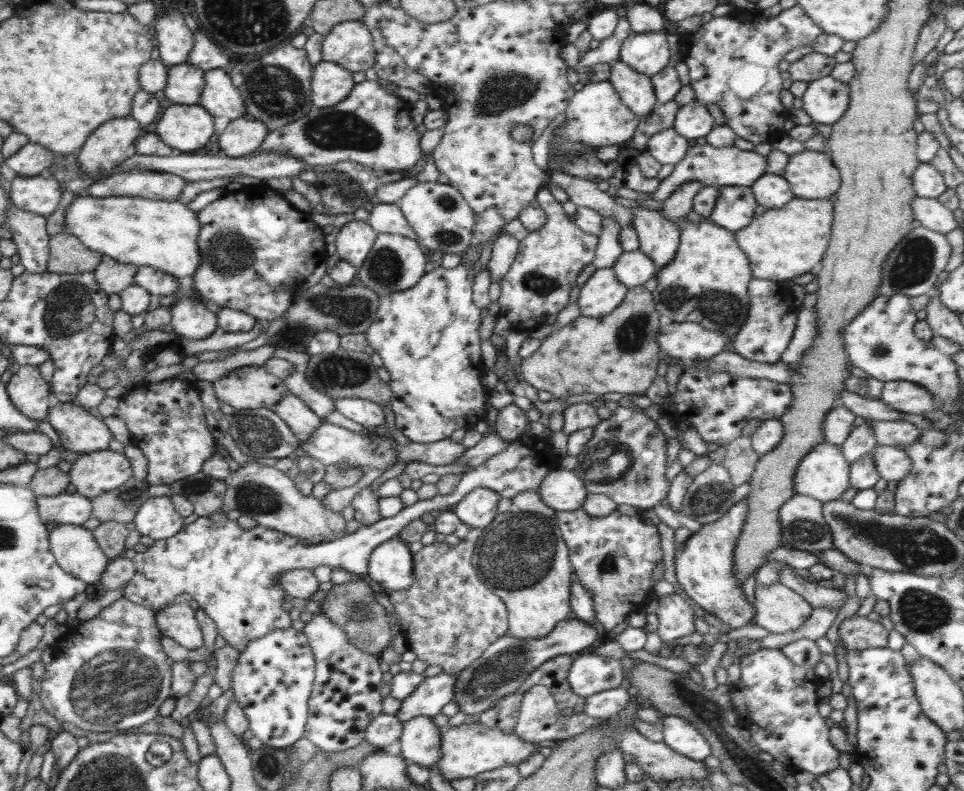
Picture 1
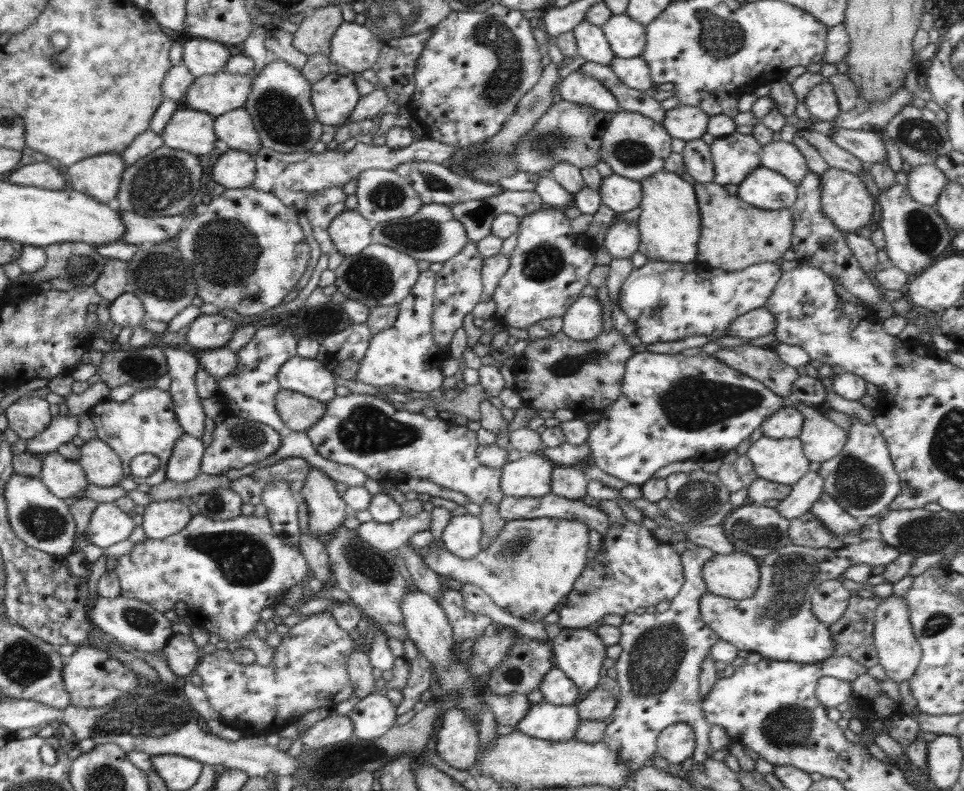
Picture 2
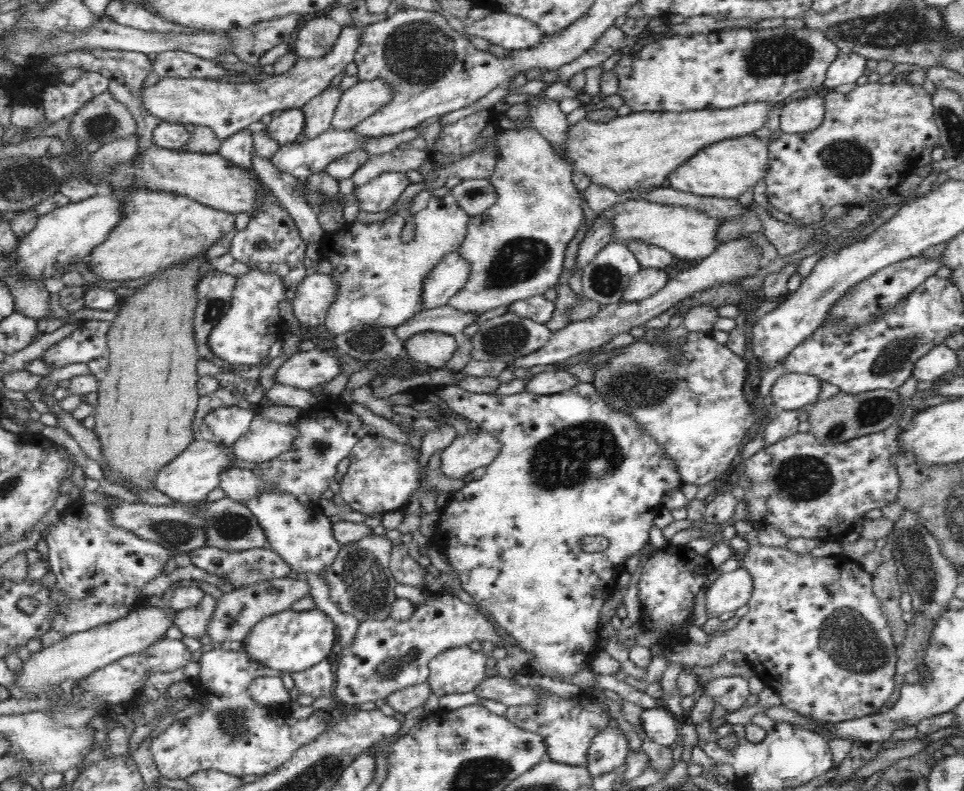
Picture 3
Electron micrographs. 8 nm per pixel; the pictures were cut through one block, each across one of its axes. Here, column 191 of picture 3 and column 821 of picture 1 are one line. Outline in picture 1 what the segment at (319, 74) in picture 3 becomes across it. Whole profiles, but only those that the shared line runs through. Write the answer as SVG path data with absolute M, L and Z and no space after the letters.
M828 75L809 82L802 95L803 109L821 128L827 129L838 122L850 104L848 83Z

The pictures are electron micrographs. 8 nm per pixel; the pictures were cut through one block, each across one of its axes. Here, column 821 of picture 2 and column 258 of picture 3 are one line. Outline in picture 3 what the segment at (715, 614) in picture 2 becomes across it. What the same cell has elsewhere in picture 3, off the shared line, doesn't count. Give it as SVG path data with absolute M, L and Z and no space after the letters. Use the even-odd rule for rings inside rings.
M206 545L189 552L192 565L201 568L214 576L219 576L225 589L238 589L248 584L286 578L290 574L290 565L271 548L251 548L250 550L222 550ZM286 609L266 615L244 637L245 651L264 666L285 673L296 673L319 662L334 657L334 642L337 638L337 627L333 620L322 610L295 611Z

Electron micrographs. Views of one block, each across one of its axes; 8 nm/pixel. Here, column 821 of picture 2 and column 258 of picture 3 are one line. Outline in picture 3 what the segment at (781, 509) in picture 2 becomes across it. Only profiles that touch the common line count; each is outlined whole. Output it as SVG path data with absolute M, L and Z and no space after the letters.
M228 468L221 475L220 487L226 496L236 502L244 502L262 494L263 481L249 469Z

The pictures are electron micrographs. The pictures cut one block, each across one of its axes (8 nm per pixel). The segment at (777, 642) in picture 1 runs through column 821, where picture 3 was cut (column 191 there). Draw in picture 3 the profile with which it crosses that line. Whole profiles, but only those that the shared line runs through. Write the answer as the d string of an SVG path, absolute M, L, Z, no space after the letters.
M205 593L196 607L179 610L174 616L174 624L184 635L198 639L208 634L206 626L214 613L216 604L217 600Z

